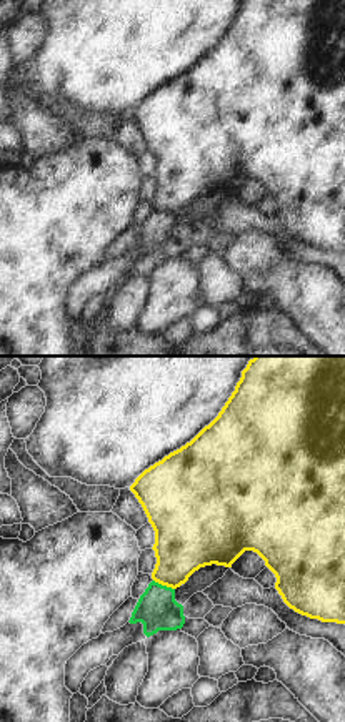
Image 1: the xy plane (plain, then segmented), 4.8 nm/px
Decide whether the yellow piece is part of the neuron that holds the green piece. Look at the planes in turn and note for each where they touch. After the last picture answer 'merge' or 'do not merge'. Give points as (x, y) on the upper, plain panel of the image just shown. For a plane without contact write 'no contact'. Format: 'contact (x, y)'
contact (164, 213)

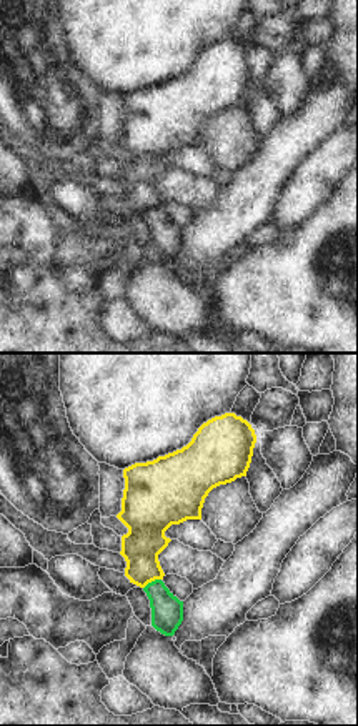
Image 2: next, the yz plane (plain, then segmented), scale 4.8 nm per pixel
contact (152, 208)

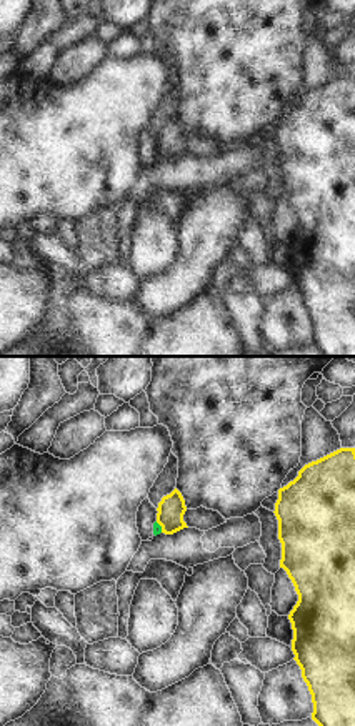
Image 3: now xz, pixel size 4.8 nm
contact (160, 154)

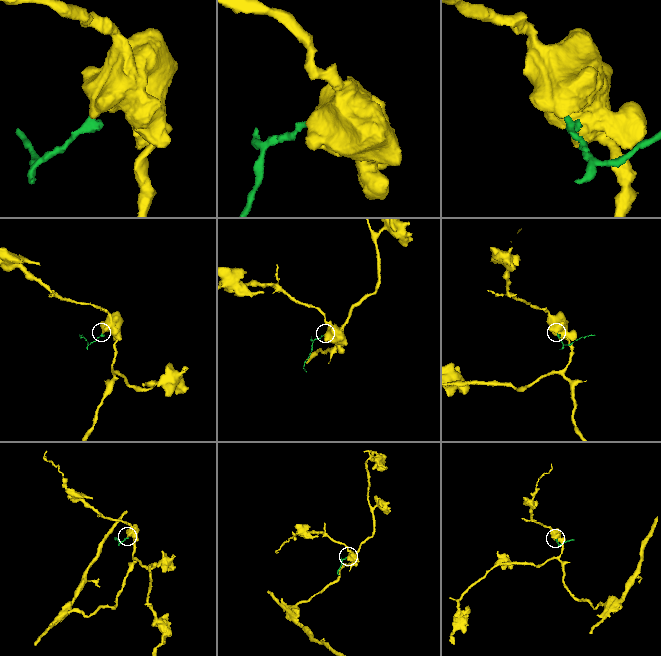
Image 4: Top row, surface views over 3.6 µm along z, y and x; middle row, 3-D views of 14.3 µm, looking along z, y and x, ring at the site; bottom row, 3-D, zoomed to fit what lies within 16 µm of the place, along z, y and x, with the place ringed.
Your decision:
do not merge

